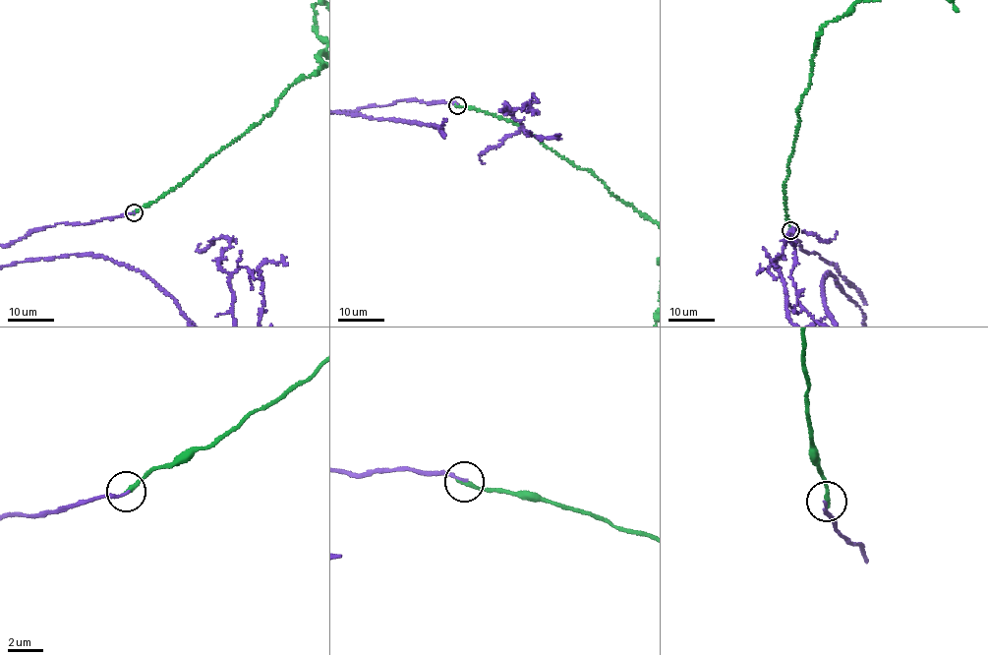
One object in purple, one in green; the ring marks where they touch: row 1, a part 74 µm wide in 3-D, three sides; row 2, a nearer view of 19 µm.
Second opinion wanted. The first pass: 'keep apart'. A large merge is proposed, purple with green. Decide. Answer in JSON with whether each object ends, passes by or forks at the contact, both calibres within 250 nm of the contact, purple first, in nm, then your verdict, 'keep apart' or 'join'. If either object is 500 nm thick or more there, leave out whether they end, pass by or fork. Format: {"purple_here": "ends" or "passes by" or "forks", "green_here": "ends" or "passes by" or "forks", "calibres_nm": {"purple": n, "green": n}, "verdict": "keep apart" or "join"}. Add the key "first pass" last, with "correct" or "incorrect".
{"purple_here": "ends", "green_here": "ends", "calibres_nm": {"purple": 160, "green": 240}, "verdict": "join", "first pass": "incorrect"}

